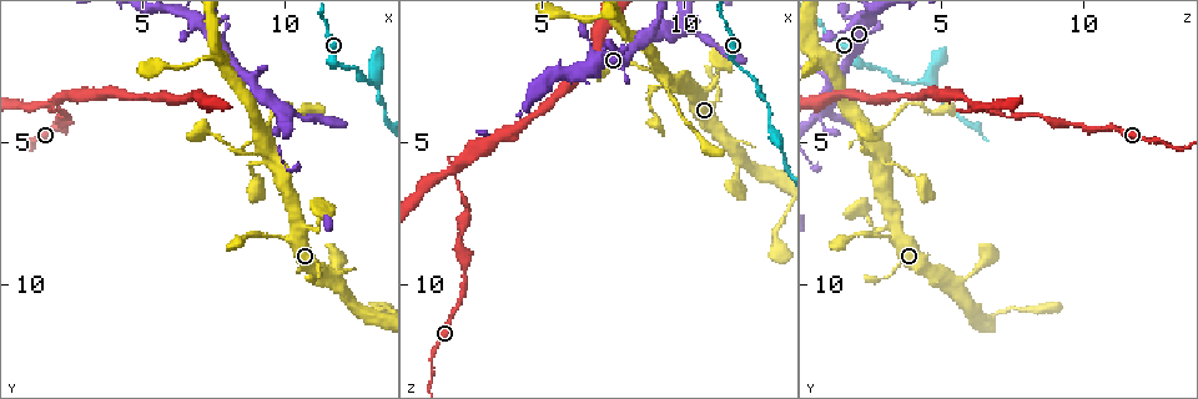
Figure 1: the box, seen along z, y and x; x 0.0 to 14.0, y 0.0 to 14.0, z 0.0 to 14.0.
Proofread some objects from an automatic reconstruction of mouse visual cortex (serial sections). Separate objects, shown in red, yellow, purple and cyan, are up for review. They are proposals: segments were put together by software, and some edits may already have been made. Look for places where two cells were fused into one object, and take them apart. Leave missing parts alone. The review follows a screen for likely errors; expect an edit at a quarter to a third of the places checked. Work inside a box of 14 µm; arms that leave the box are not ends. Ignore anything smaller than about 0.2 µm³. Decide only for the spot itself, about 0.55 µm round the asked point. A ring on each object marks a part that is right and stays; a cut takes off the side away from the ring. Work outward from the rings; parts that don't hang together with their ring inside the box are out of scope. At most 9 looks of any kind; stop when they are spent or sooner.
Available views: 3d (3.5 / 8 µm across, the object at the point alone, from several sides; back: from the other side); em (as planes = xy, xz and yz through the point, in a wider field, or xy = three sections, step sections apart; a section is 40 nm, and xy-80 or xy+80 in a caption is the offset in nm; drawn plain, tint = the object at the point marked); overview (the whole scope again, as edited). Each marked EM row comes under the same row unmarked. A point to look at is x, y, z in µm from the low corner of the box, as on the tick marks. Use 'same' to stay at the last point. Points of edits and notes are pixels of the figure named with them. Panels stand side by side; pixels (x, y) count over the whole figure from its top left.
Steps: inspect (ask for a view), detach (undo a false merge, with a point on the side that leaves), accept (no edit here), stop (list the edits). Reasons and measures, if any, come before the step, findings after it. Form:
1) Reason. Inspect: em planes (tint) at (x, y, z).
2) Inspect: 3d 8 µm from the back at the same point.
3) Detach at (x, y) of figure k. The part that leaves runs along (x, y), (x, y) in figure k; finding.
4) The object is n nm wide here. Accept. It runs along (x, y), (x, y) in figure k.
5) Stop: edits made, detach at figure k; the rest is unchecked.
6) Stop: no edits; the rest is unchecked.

Sharp bend. Inspect: 3d 3.5 µm at (13.2, 2.9, 4.8).

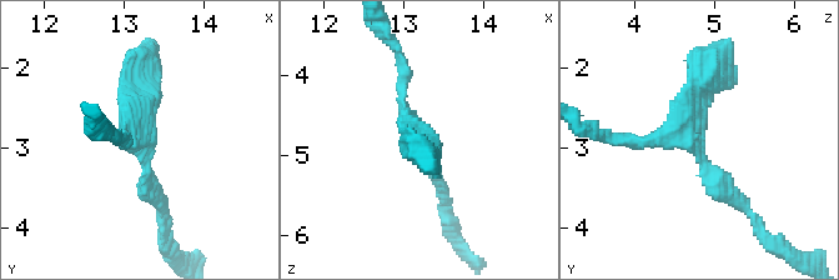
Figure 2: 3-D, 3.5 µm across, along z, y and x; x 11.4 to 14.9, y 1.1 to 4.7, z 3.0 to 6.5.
Shape alone is not enough. Inspect: em xy step 3 (tint) at (13.25, 2.90, 4.75).

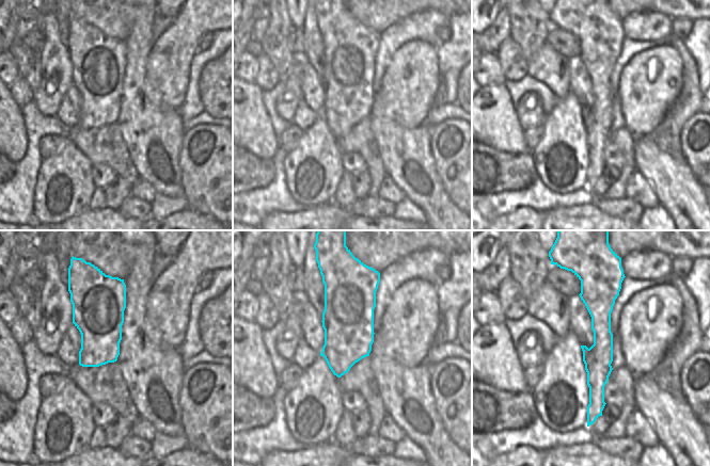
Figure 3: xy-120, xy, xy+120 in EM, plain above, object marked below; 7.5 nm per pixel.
Accept. It runs along (590, 280), (600, 305), (592, 419) in figure 3; all the same cell.

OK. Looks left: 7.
A narrow waist. Inspect: 3d 8 µm from the back at (2.3, 4.4, 9.6).

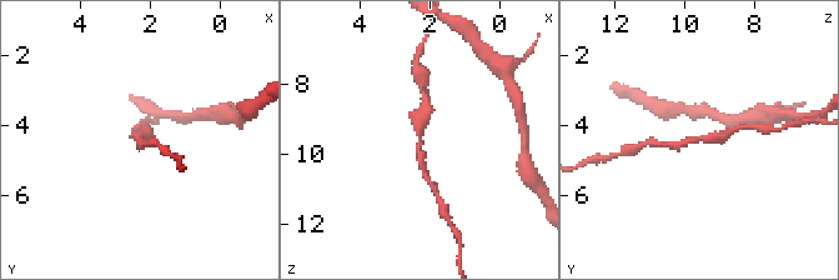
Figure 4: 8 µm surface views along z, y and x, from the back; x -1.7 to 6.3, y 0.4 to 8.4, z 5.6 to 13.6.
Zoom in. Inspect: 3d 3.5 µm at (2.4, 4.3, 9.7).

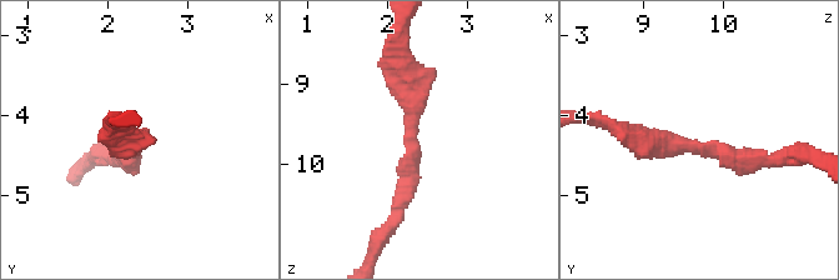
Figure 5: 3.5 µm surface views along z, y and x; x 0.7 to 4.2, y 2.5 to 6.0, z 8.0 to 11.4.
Inspect: em xy step 1 (tint) at (2.30, 4.40, 9.60).

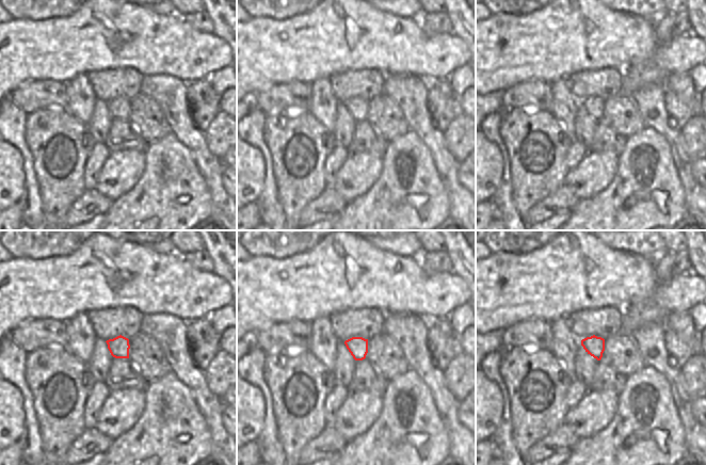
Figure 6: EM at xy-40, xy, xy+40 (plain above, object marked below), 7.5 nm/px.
The object is 150 nm wide here. Accept. It runs along (769, 159), (641, 143), (619, 128) in figure 5; continuous, no second cell.

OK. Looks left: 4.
Arms part here. Inspect: 3d 3.5 µm from the back at (1.9, 3.8, 6.0).

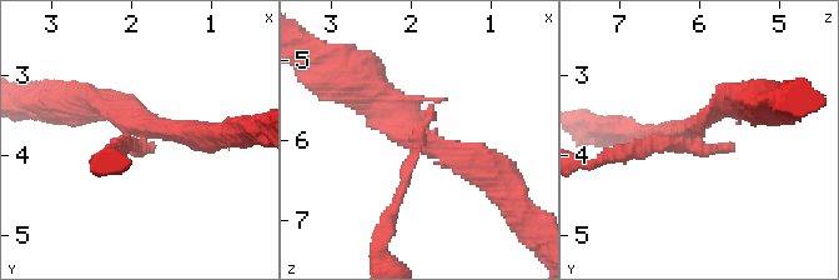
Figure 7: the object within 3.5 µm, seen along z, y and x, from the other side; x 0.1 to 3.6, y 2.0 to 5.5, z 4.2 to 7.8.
3 arms meet here; the arms are 150, 300, 350 nm wide; need the tissue. Inspect: em planes (tint) at (1.90, 3.80, 6.00).

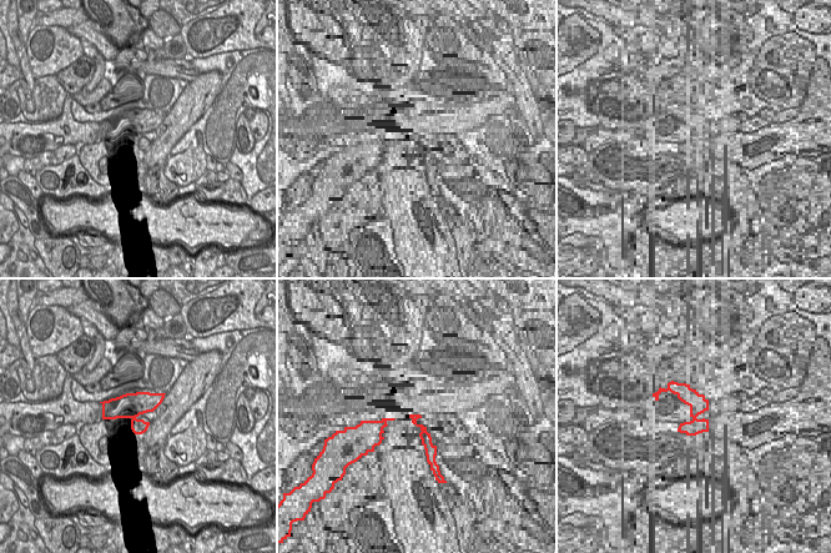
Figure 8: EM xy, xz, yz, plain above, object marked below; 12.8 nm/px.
Detach at (407, 100) of figure 7. The part that leaves runs along (140, 136), (116, 103), (55, 103) in figure 7; a second cell is stuck on.

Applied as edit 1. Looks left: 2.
Stop: edits made, detach at figure 7; the rest is unchecked.

